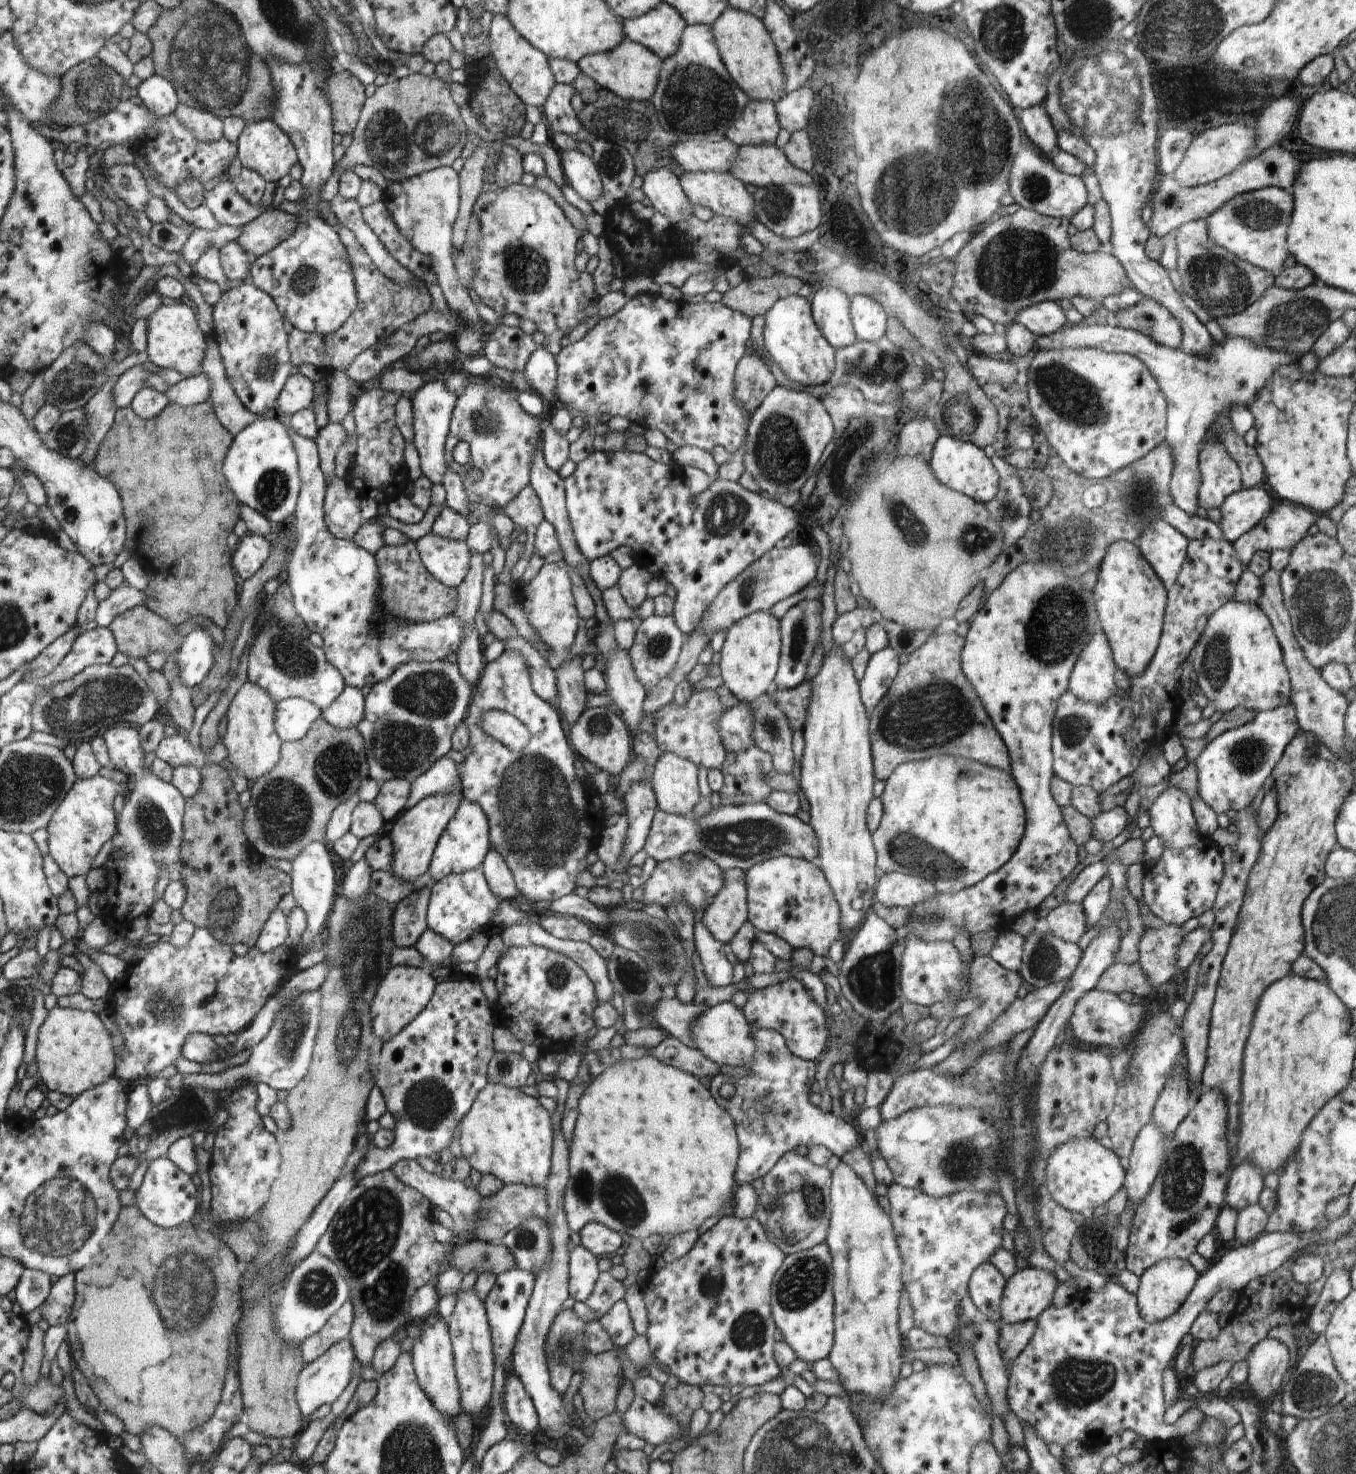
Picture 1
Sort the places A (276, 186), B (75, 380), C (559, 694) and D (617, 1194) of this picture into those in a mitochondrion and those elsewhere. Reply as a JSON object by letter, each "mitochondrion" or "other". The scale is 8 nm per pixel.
{"A":"other","B":"mitochondrion","C":"other","D":"mitochondrion"}

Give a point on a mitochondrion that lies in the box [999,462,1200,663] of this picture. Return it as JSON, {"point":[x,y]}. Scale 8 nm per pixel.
{"point":[1070,542]}

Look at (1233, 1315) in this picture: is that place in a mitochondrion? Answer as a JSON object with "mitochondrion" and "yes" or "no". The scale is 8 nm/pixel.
{"mitochondrion":"no"}

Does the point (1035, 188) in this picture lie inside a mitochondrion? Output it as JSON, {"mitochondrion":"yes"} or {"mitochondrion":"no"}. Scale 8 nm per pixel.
{"mitochondrion":"yes"}

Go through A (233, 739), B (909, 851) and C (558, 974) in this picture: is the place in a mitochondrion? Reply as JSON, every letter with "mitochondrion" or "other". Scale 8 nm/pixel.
{"A":"other","B":"mitochondrion","C":"mitochondrion"}

